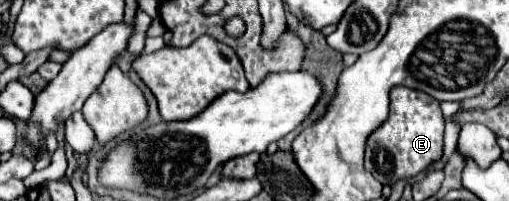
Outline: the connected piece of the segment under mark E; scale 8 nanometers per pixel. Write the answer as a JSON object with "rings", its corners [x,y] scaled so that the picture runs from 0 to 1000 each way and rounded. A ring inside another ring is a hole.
{"rings":[[[772,433],[764,592],[721,701],[721,751],[717,751],[721,851],[729,851],[729,871],[752,920],[772,920],[784,891],[804,891],[823,871],[843,821],[866,791],[870,642],[874,602],[859,493],[847,493],[843,473],[831,473],[827,453],[815,443]]]}

